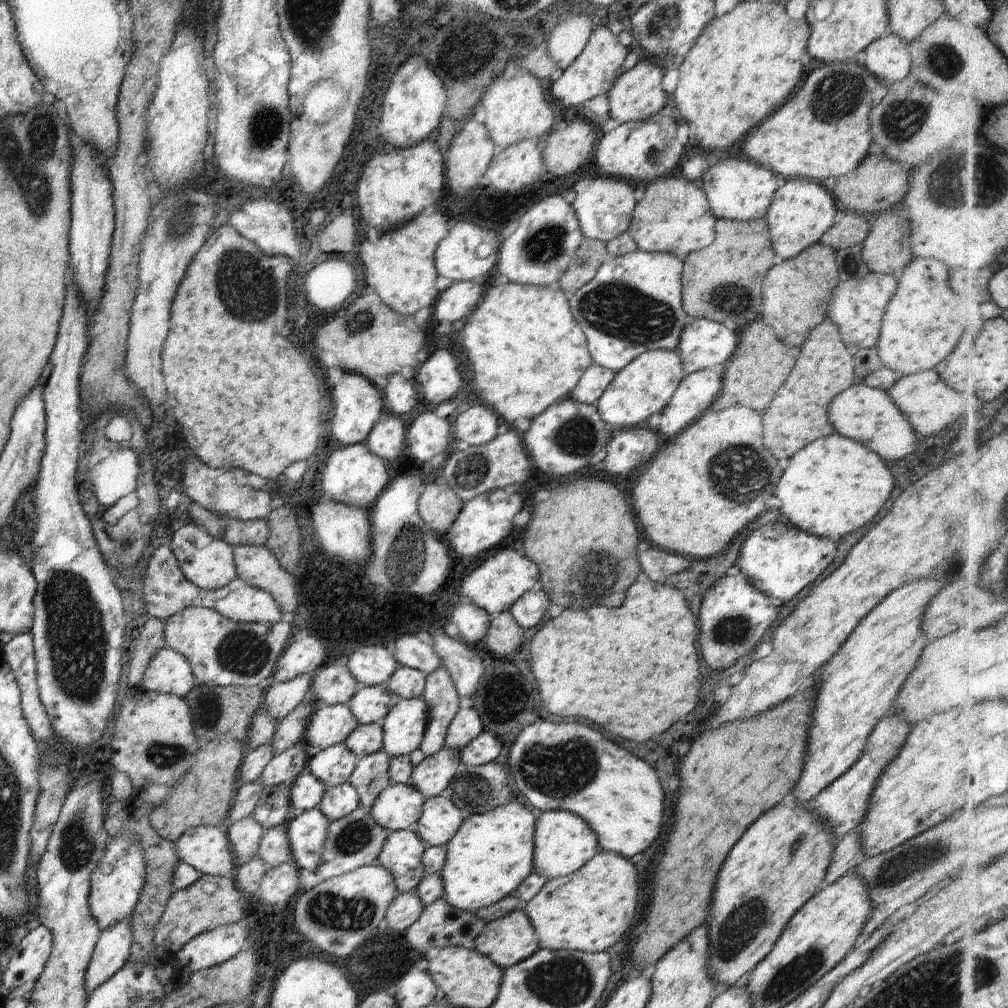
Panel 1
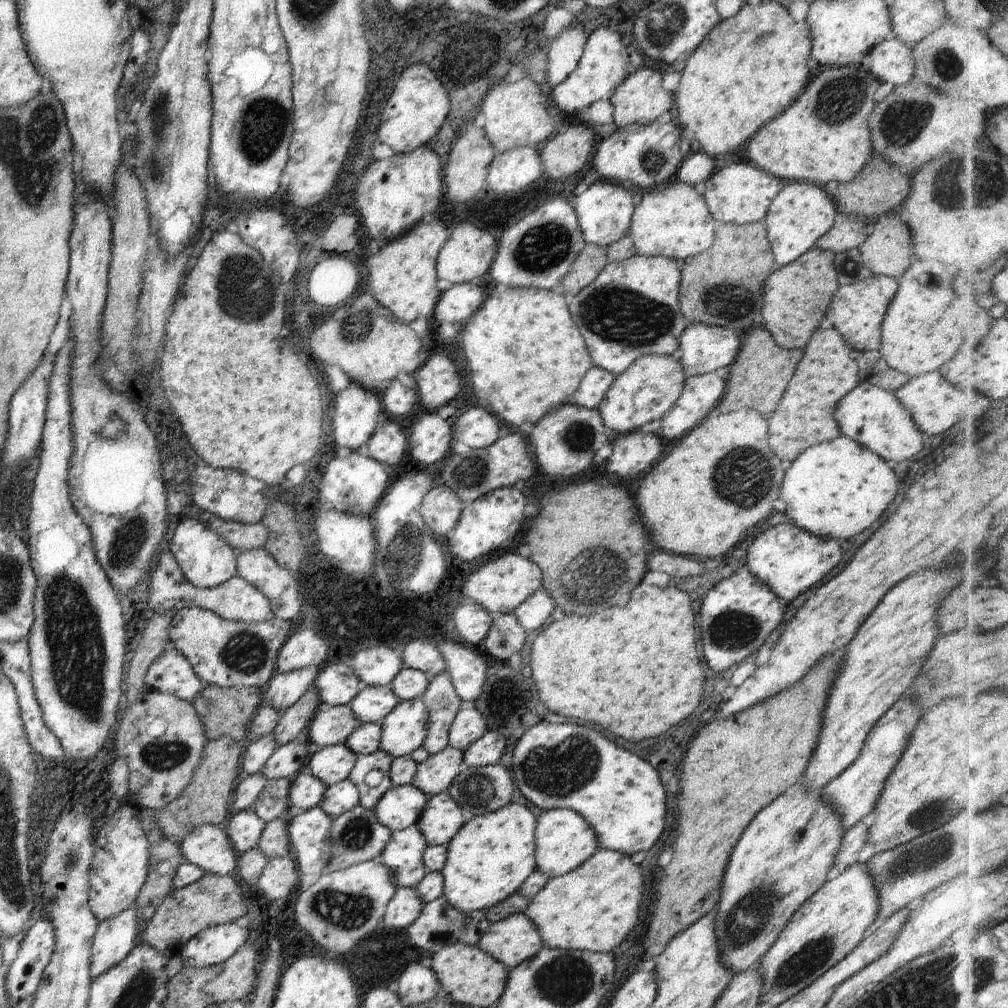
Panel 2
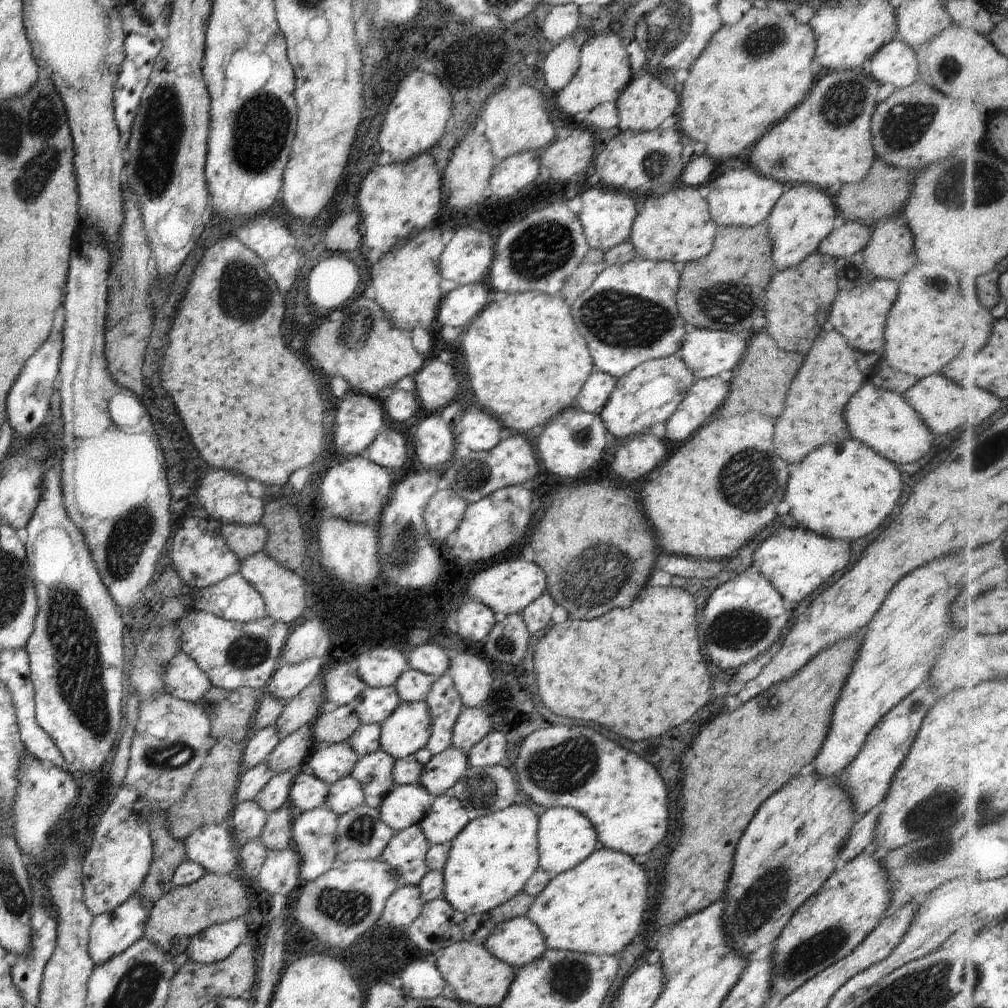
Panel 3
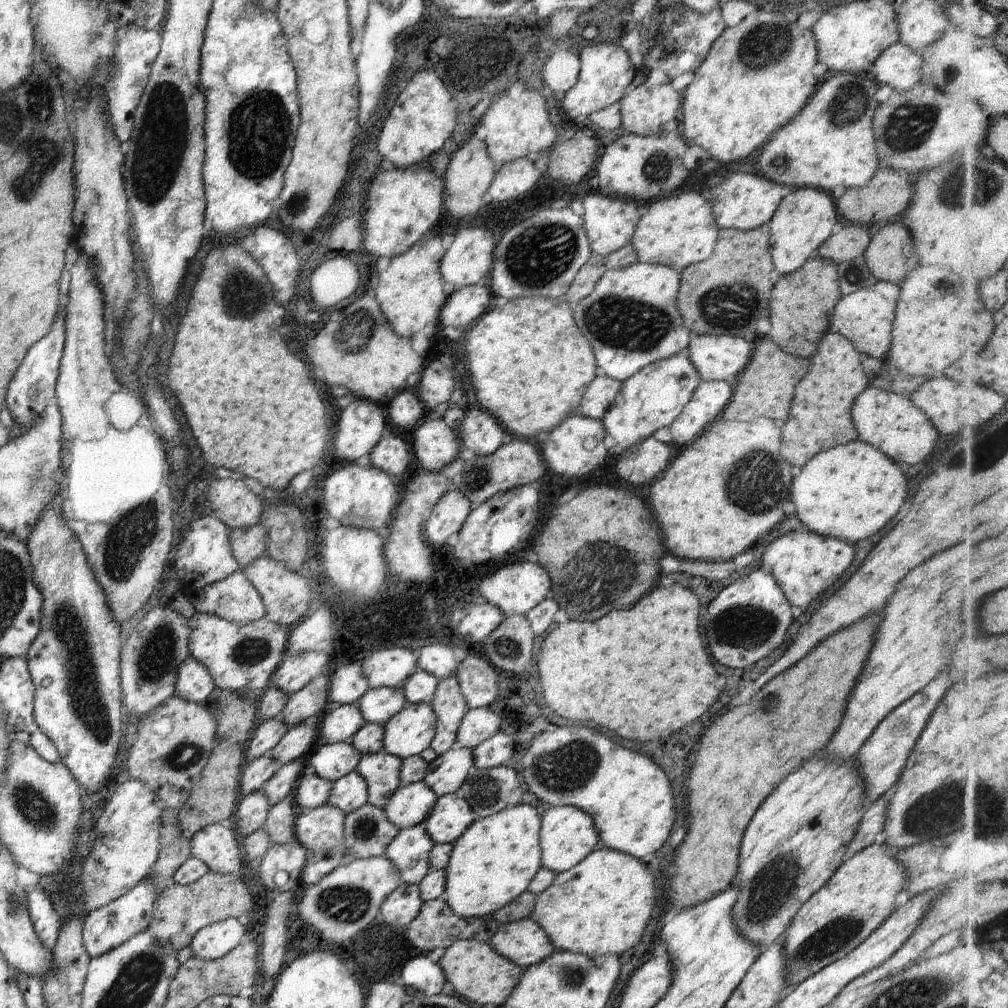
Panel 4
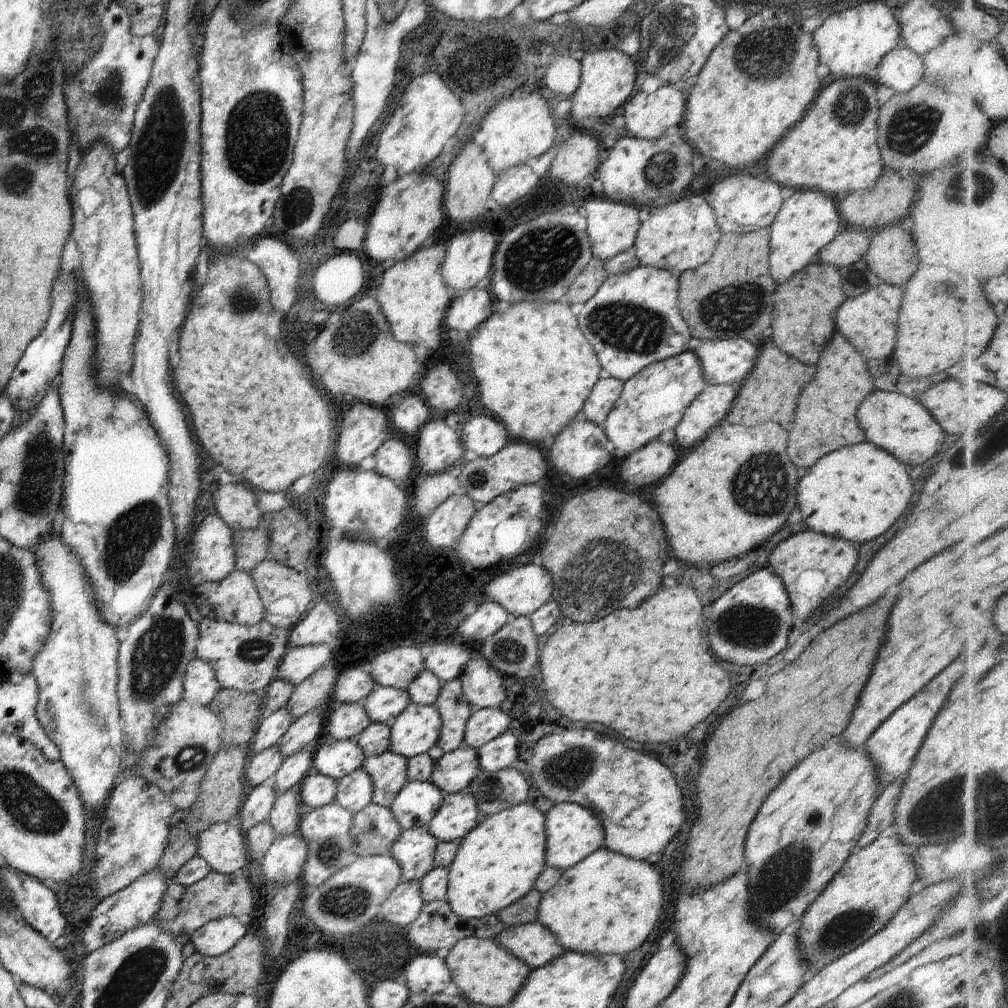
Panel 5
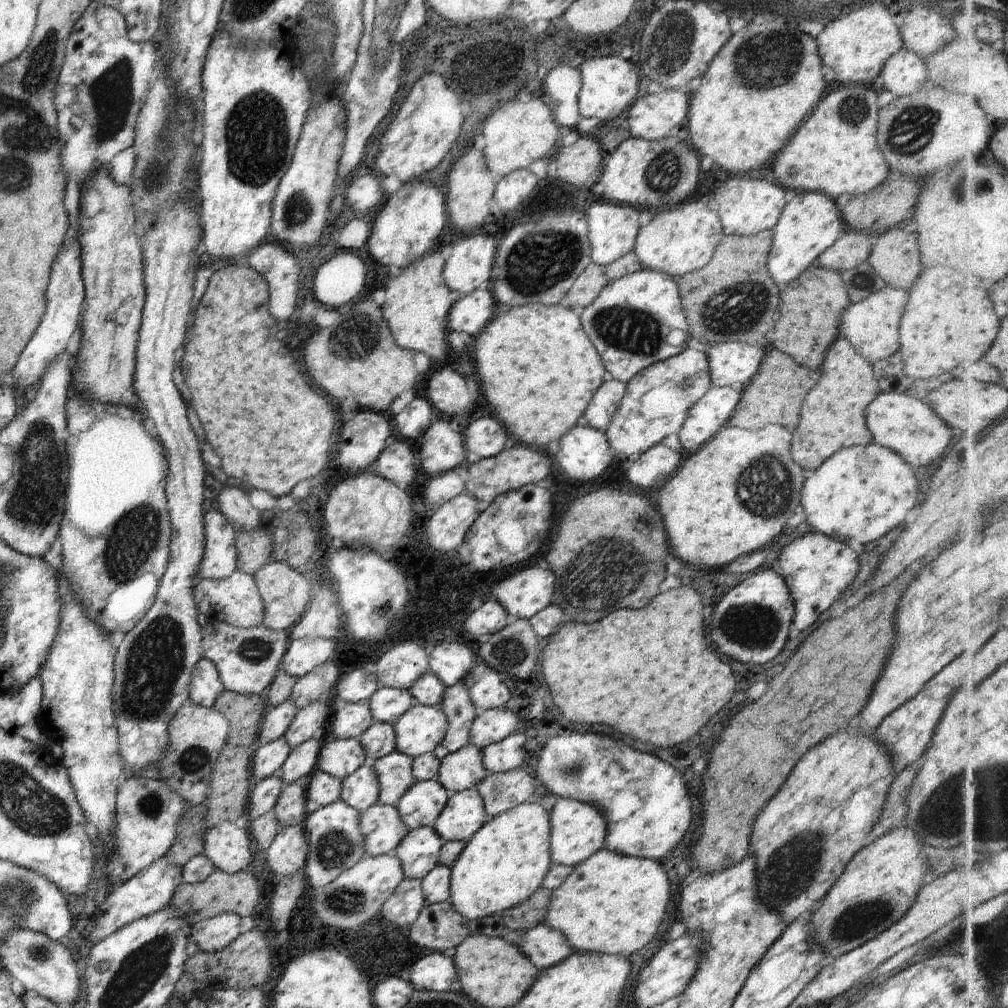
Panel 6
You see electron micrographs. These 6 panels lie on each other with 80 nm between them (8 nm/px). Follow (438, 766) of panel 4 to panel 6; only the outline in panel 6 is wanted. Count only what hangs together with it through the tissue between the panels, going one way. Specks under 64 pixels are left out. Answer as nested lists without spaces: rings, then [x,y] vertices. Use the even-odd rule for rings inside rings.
[[[471,743],[448,754],[438,768],[438,782],[453,794],[477,787],[489,773],[484,768],[482,756],[482,749]]]

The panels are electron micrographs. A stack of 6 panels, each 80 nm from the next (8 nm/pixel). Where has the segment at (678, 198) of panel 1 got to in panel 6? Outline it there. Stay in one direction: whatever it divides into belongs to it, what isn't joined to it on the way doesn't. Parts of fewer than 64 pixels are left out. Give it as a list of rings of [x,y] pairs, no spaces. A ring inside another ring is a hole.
[[[705,200],[685,202],[677,207],[658,211],[646,226],[639,228],[634,253],[643,269],[684,276],[704,268],[712,260],[719,241],[724,236],[721,221],[713,204]]]

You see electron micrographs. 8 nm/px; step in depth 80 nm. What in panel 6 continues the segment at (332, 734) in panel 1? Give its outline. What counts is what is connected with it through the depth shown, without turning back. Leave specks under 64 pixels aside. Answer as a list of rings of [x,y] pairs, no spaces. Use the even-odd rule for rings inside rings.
[[[348,703],[340,712],[332,714],[327,729],[333,731],[338,739],[357,739],[374,722],[366,703]]]

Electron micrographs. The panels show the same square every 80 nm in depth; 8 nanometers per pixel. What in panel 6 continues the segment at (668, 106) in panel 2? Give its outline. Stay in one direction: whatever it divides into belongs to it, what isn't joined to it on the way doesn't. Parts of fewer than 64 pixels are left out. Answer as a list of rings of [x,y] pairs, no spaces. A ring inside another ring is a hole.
[[[662,90],[639,98],[627,110],[631,137],[658,141],[687,118],[689,96],[678,90]]]

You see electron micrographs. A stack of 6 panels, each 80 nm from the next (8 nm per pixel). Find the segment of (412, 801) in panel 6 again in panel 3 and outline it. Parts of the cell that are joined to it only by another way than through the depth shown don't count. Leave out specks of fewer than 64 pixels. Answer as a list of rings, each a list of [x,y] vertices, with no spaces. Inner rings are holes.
[[[422,784],[396,785],[384,798],[379,812],[384,824],[400,831],[419,824],[436,800]]]

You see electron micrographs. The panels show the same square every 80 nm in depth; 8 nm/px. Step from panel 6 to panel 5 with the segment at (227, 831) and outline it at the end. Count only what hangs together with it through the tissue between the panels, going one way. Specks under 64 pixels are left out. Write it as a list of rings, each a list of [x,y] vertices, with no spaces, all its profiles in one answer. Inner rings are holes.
[[[237,822],[216,823],[206,828],[202,833],[198,834],[198,854],[204,858],[212,871],[221,874],[238,873],[251,860],[246,844],[245,832],[240,830]]]

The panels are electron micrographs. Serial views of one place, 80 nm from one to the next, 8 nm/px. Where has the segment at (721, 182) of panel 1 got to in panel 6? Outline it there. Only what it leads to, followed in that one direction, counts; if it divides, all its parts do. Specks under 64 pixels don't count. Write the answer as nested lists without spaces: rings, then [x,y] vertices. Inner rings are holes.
[[[745,174],[730,176],[730,180],[714,190],[712,203],[721,221],[723,235],[752,236],[764,230],[774,230],[786,206],[785,191],[768,180],[754,180]]]

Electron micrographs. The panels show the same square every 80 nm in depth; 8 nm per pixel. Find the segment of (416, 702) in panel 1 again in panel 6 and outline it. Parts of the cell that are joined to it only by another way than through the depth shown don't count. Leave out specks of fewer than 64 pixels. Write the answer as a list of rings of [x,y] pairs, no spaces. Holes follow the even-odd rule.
[[[412,706],[396,724],[396,750],[412,758],[434,752],[448,732],[445,712],[435,706]]]

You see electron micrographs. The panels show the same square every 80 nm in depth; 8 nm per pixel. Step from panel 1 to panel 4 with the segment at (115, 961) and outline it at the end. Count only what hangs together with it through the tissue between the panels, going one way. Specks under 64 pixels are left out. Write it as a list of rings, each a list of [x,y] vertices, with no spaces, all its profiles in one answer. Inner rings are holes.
[[[145,879],[138,882],[130,892],[126,892],[124,896],[120,896],[114,902],[86,913],[82,926],[82,946],[85,946],[89,957],[95,958],[100,954],[106,954],[112,948],[117,948],[126,940],[130,940],[132,936],[136,936],[138,932],[147,930],[156,908],[156,900],[158,900],[158,894],[154,884],[149,879]]]

